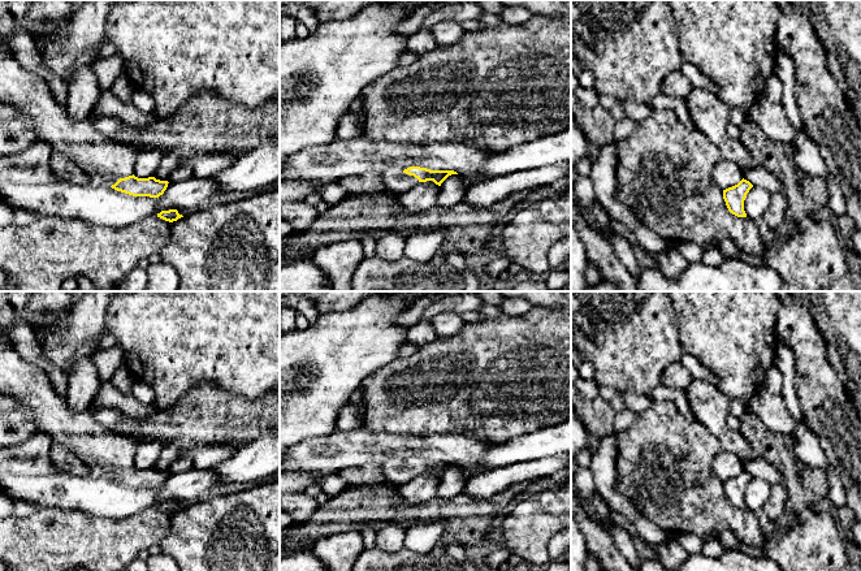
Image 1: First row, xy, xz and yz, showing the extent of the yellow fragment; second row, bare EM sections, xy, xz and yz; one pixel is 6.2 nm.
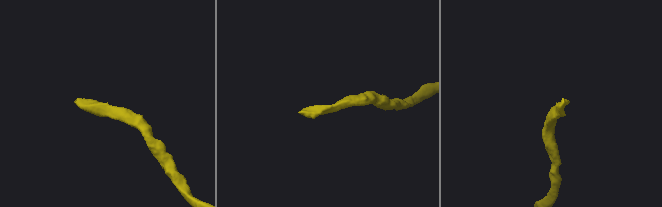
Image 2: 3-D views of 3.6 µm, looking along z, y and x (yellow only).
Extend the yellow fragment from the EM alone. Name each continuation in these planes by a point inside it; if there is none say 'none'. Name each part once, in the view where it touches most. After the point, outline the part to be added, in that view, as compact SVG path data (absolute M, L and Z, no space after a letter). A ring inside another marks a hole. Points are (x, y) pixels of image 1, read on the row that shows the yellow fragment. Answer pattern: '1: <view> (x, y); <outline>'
1: xy (104, 161); M0 43L0 100L22 109L25 117L33 124L42 140L53 148L64 150L98 186L112 186L120 178L134 174L134 164L140 152L139 148L122 142L112 142L100 134L91 120L75 121L66 112L65 105L59 104L47 82L36 73L25 70L14 55Z

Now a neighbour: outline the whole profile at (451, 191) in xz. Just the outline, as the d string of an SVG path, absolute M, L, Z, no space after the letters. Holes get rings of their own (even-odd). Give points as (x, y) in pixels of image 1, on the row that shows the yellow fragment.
M459 174L449 176L440 187L440 195L436 207L449 209L463 202L467 189L463 186Z

